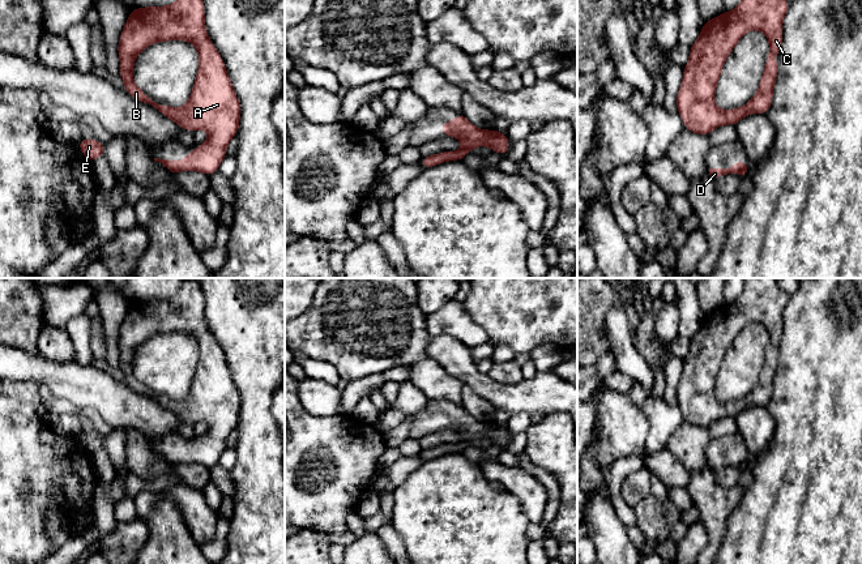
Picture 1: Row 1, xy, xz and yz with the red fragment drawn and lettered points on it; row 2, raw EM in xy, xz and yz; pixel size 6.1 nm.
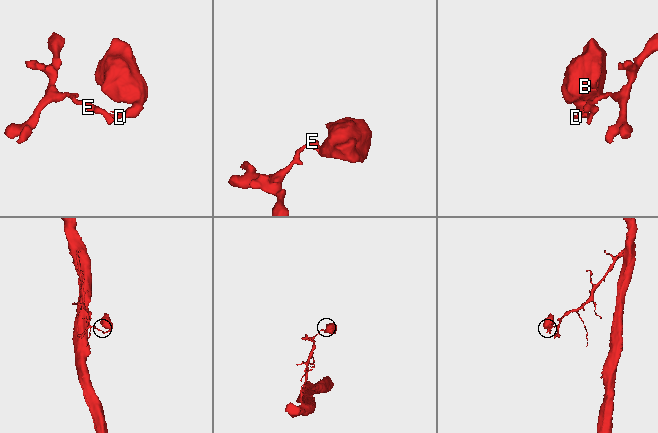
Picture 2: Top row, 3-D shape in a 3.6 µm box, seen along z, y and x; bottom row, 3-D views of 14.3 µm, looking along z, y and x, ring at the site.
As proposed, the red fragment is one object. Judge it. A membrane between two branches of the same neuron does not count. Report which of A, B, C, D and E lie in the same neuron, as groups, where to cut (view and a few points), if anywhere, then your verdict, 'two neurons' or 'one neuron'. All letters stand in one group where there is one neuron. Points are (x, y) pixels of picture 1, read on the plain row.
groups A B C D / E; cut xz (462, 439), (469, 444); two neurons

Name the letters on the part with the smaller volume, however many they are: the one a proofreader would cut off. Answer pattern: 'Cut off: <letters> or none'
Cut off: A, B, C, D

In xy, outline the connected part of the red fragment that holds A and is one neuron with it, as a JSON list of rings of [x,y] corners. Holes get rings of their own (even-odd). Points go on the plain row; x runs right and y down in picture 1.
[[[184,278],[179,291],[171,298],[145,299],[131,302],[128,312],[120,326],[118,346],[120,350],[119,368],[123,371],[124,383],[135,392],[149,396],[170,413],[175,414],[185,423],[197,423],[204,420],[209,431],[200,440],[192,444],[182,453],[168,453],[154,450],[174,466],[180,463],[200,463],[208,469],[218,463],[218,460],[226,449],[226,441],[230,432],[236,428],[240,415],[240,394],[234,384],[225,354],[214,337],[210,334],[204,315],[205,302],[200,283],[196,278]],[[182,332],[192,336],[199,345],[199,363],[188,394],[175,401],[168,397],[158,397],[152,393],[133,373],[133,358],[137,347],[146,339],[157,334]]]

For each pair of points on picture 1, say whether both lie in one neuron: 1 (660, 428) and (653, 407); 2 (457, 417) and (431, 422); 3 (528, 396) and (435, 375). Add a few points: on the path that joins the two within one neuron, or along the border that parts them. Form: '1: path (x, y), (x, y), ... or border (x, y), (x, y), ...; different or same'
1: path (660, 423), (658, 413); same
2: path (451, 417), (438, 417); same
3: border (435, 360), (462, 384); different

